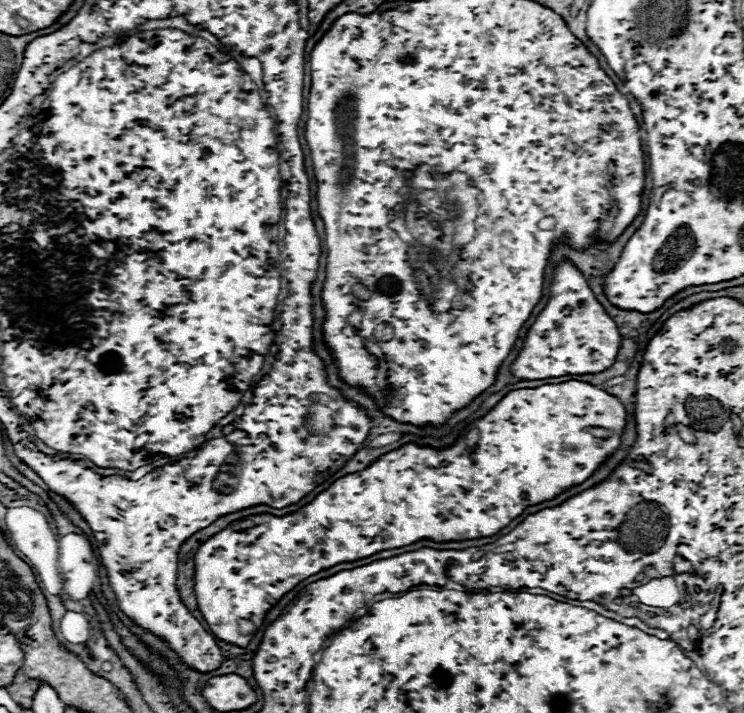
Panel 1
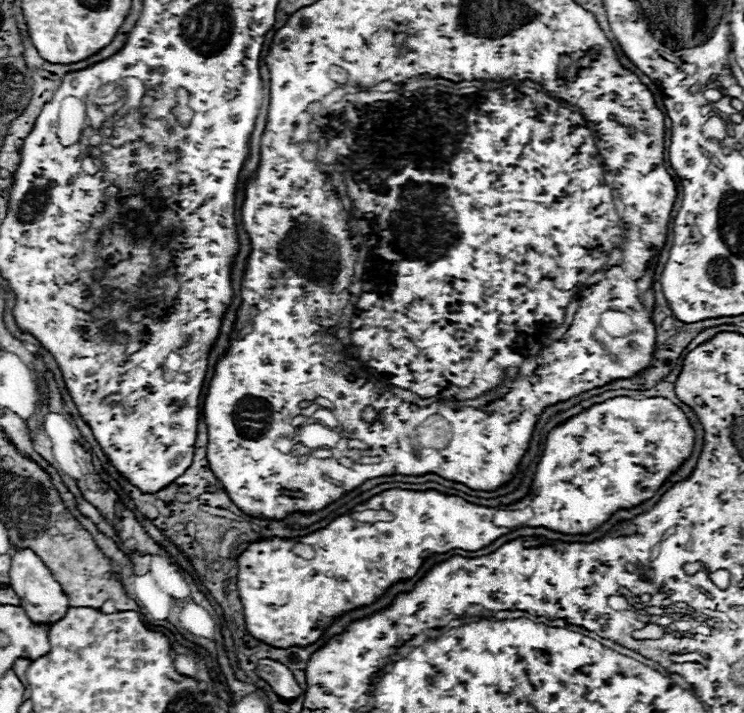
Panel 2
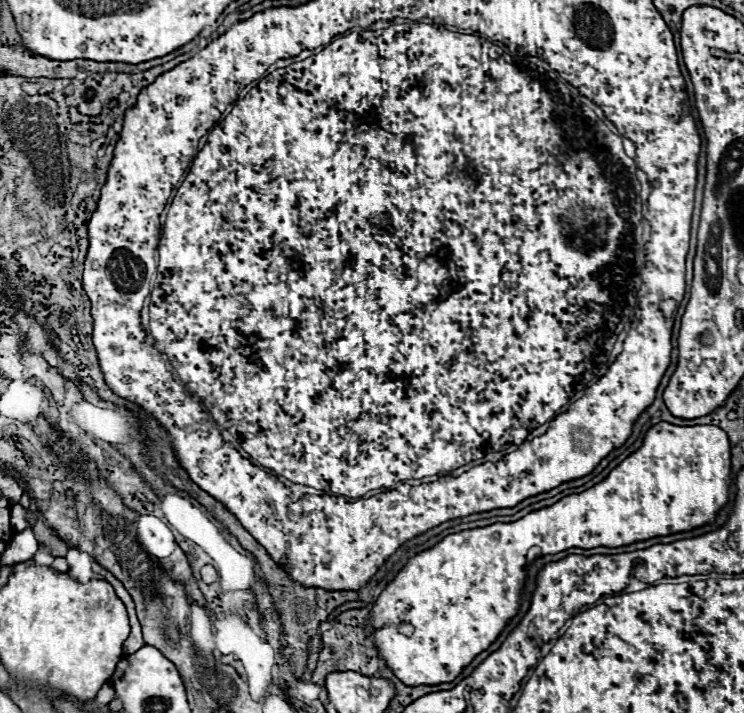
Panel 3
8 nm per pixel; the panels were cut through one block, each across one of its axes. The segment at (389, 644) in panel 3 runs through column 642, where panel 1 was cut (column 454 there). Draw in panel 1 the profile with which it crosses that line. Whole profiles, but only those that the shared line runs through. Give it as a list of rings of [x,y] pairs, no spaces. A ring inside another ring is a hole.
[[[568,380],[538,388],[512,390],[486,416],[478,418],[480,440],[476,446],[468,447],[461,436],[453,446],[440,450],[408,442],[386,452],[366,470],[338,478],[328,490],[320,492],[298,512],[286,516],[248,516],[240,522],[232,522],[228,528],[212,536],[212,540],[206,540],[194,556],[196,602],[200,614],[216,638],[244,648],[248,646],[250,636],[242,636],[238,632],[236,620],[248,618],[260,626],[266,612],[288,590],[320,570],[332,568],[340,562],[368,558],[382,550],[402,548],[422,538],[450,542],[494,536],[498,530],[510,524],[510,520],[522,514],[528,504],[552,500],[562,490],[582,484],[620,444],[618,434],[598,438],[592,436],[590,430],[624,424],[626,412],[620,400],[588,382]]]

